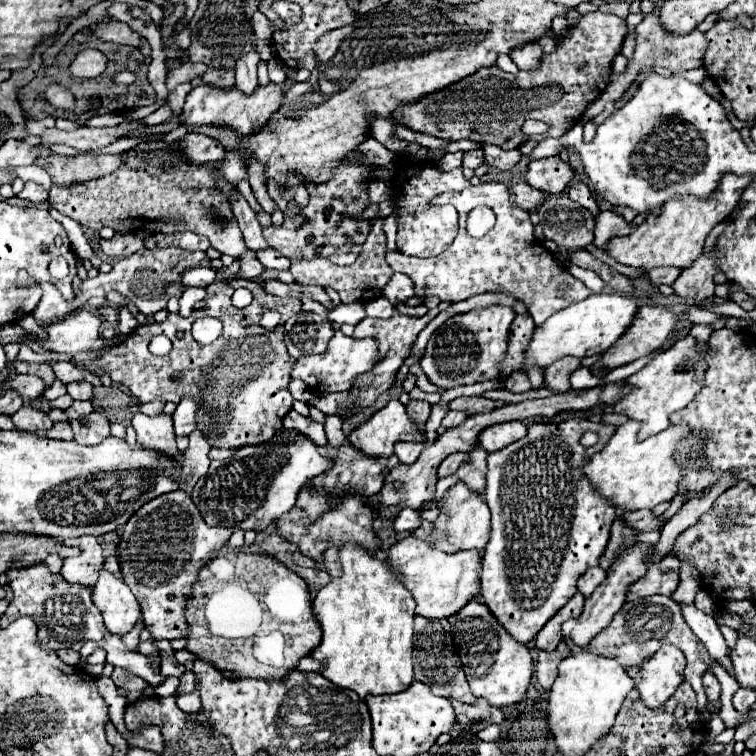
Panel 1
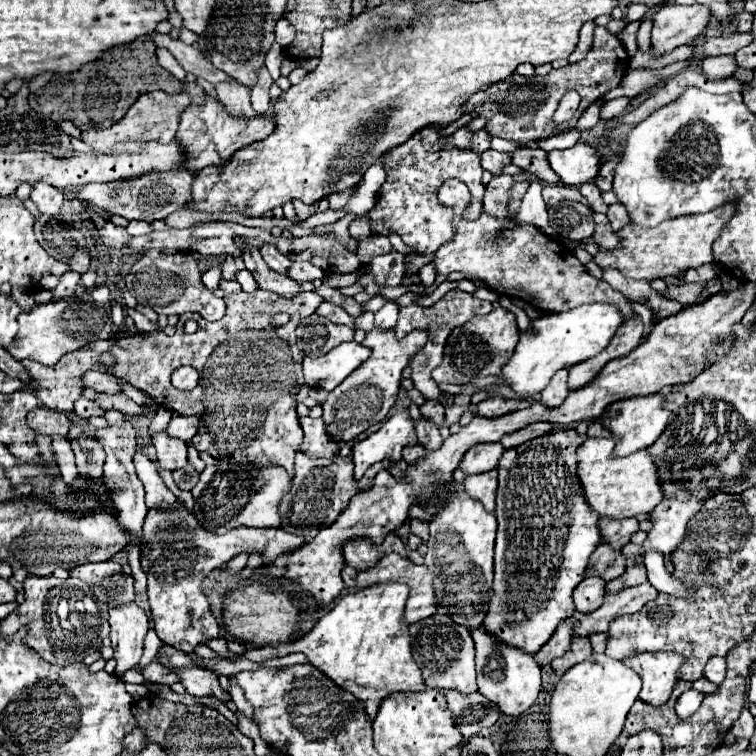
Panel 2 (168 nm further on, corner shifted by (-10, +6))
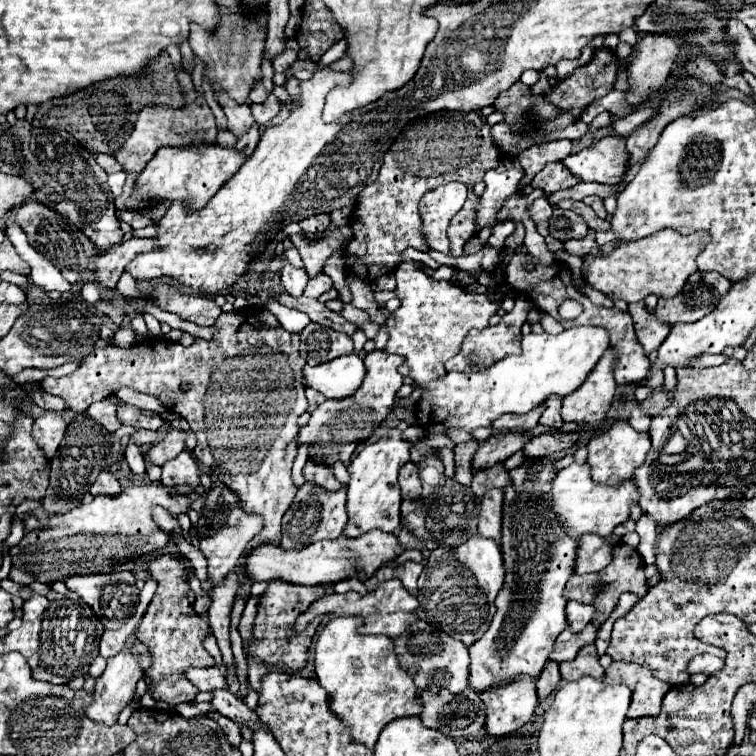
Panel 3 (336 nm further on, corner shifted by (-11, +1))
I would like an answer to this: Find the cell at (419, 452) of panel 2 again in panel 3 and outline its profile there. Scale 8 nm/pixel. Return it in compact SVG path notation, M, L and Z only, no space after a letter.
M407 461L401 471L399 471L399 485L401 485L401 495L403 497L419 497L421 495L421 479L419 479L419 469L413 461Z

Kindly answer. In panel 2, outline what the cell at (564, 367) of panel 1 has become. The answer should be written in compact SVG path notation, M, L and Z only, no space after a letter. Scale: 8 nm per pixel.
M558 370L550 384L540 392L540 402L546 406L546 408L558 408L562 406L566 394L568 394L568 388L566 388L566 378L568 378L568 370Z

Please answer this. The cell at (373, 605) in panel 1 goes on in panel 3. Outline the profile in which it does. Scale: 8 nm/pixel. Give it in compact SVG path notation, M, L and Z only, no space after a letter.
M357 615L333 617L331 621L327 621L315 645L315 673L317 673L319 685L329 695L331 711L347 727L351 727L351 735L357 743L363 743L369 749L373 749L385 723L403 715L421 715L423 703L421 703L421 697L417 693L419 689L415 687L411 673L399 663L399 655L395 653L393 639L389 639L387 635L361 635L359 633L361 625L363 625L363 619L359 619Z

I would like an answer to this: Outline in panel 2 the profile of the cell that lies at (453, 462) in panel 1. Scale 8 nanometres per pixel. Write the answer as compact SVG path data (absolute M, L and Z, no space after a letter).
M500 442L494 444L478 444L474 448L470 448L462 462L460 462L460 470L464 474L480 474L486 470L494 470L498 466L498 460L504 454L504 446Z

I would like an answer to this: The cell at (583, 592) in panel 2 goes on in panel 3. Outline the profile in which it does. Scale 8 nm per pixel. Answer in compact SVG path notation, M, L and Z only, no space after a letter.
M579 601L567 603L567 621L573 631L583 631L583 627L593 619L593 613L595 613L593 605L585 605Z

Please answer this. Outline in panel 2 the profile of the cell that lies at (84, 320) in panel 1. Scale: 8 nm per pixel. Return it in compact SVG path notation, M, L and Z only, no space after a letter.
M88 294L50 300L48 304L40 304L30 312L22 312L18 316L18 334L14 336L14 342L6 348L6 352L10 352L10 356L18 362L30 358L44 366L54 366L58 358L62 358L62 354L78 350L94 340L114 336L114 330L108 324L110 316L106 314L106 308L90 300Z

